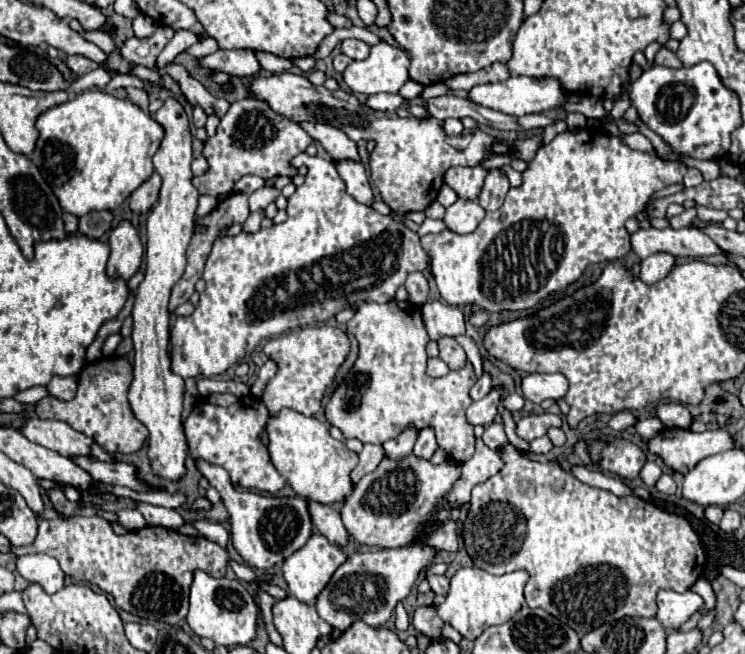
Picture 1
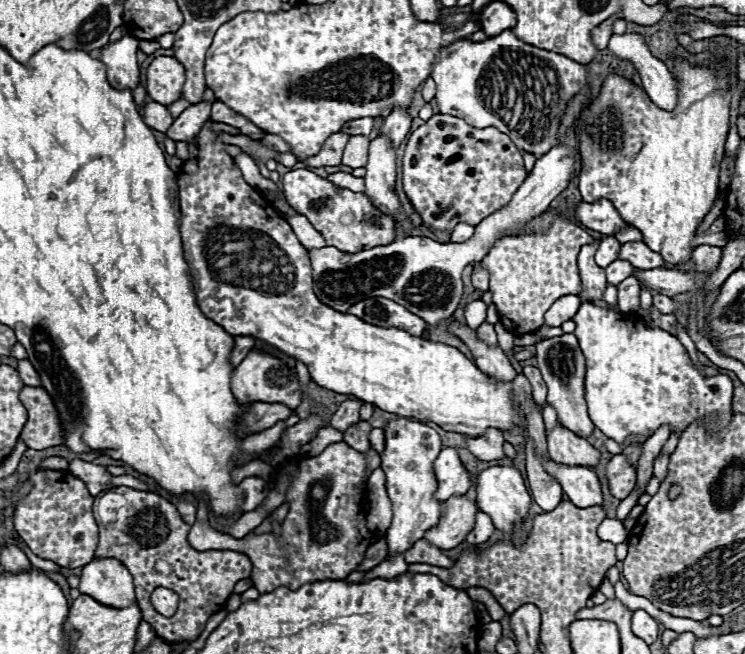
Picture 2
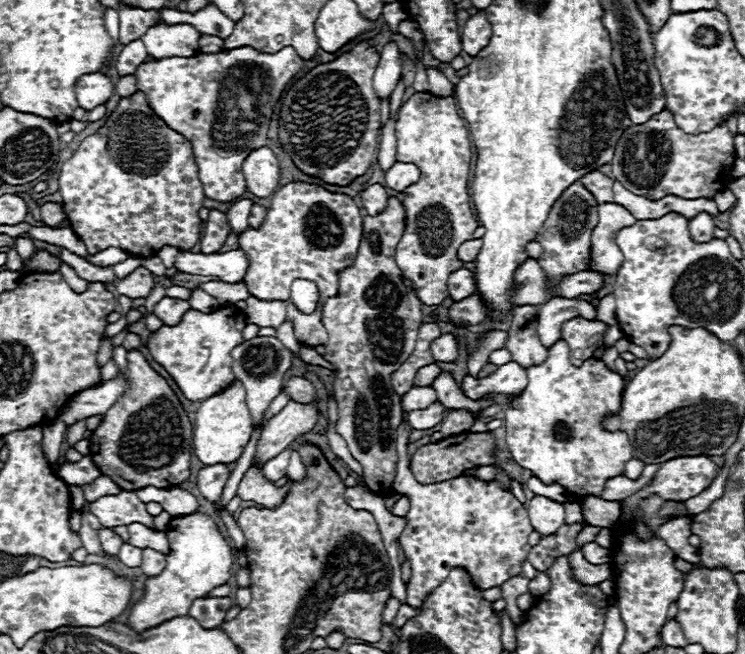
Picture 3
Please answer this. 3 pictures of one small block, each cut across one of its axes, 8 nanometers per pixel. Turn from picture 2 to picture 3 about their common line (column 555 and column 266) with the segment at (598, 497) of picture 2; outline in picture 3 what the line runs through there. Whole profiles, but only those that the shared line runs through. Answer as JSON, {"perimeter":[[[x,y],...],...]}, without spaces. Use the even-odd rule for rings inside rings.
{"perimeter":[[[286,448],[284,452],[280,452],[278,456],[270,458],[270,460],[264,464],[262,472],[264,472],[264,476],[266,476],[268,480],[276,482],[276,480],[280,480],[282,476],[286,476],[286,468],[288,468],[288,460],[290,460],[290,452],[292,452],[292,450]]]}

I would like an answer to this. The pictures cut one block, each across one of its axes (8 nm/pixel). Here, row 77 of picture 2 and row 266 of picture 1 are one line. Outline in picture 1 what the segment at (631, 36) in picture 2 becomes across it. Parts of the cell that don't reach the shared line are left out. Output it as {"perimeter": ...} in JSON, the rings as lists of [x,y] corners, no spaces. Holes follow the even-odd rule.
{"perimeter":[[[652,254],[642,260],[640,264],[640,280],[646,284],[654,284],[662,280],[674,266],[676,258],[672,254]]]}

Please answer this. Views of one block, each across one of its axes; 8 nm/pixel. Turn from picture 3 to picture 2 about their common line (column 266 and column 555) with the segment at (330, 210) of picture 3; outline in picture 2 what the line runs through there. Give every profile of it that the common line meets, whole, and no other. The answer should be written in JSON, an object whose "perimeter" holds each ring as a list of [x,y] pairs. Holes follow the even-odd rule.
{"perimeter":[[[558,210],[548,232],[532,236],[502,238],[480,266],[490,274],[490,290],[498,308],[500,322],[514,336],[536,332],[544,324],[546,310],[566,294],[580,294],[582,284],[578,276],[576,256],[582,246],[596,242],[578,220],[568,216],[568,210]]]}

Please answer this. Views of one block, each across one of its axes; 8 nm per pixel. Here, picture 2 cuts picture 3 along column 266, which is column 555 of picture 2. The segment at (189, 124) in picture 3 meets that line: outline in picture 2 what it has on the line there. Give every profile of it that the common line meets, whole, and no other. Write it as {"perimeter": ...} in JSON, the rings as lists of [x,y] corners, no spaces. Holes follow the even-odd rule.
{"perimeter":[[[510,30],[484,40],[482,44],[474,44],[470,40],[456,40],[444,48],[440,48],[434,64],[432,64],[432,80],[438,86],[436,100],[442,114],[452,114],[456,118],[468,120],[468,124],[476,128],[496,126],[500,132],[508,134],[512,142],[534,156],[542,156],[552,146],[556,146],[556,130],[560,116],[568,104],[568,100],[582,90],[586,84],[586,68],[562,54],[540,50],[518,40]]]}

